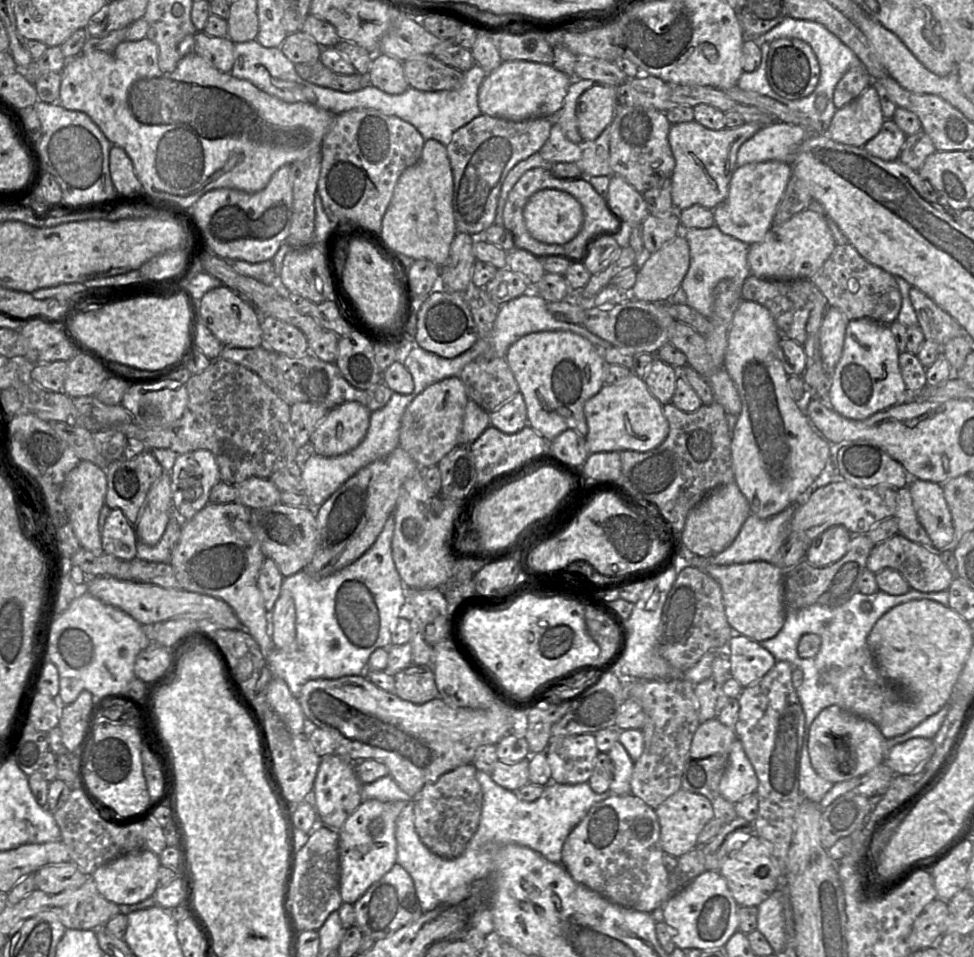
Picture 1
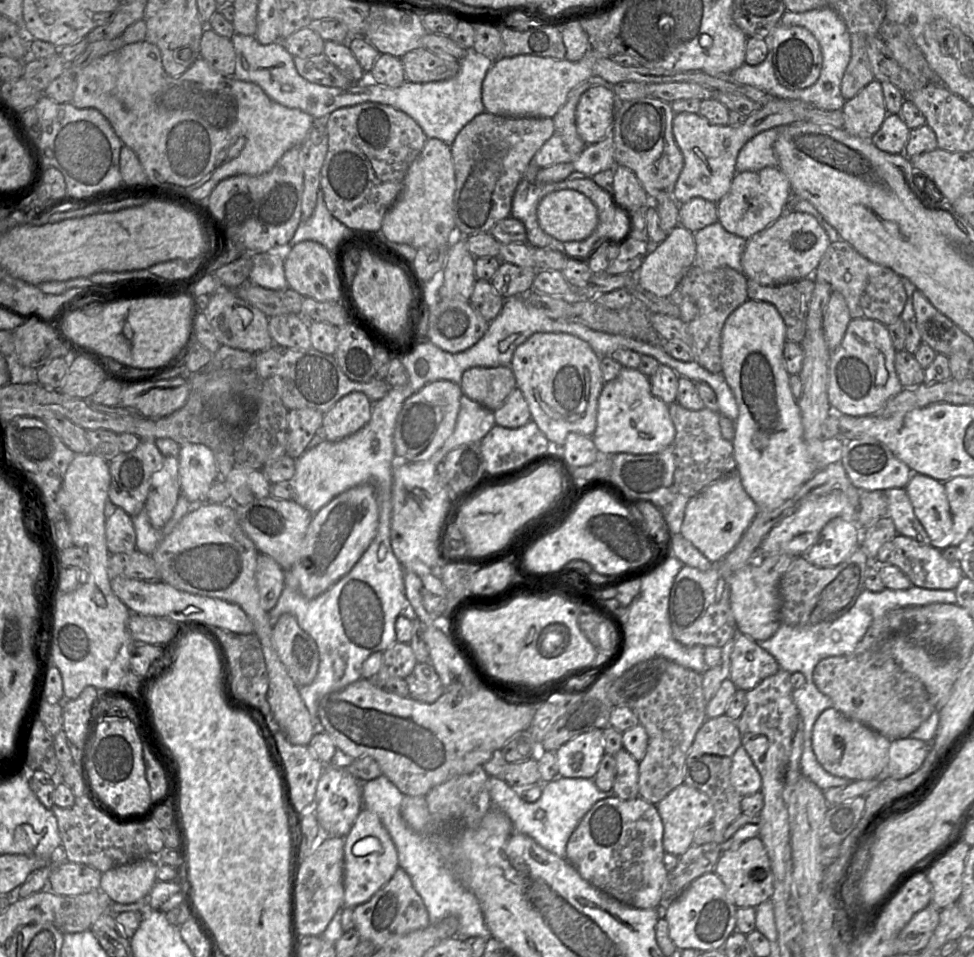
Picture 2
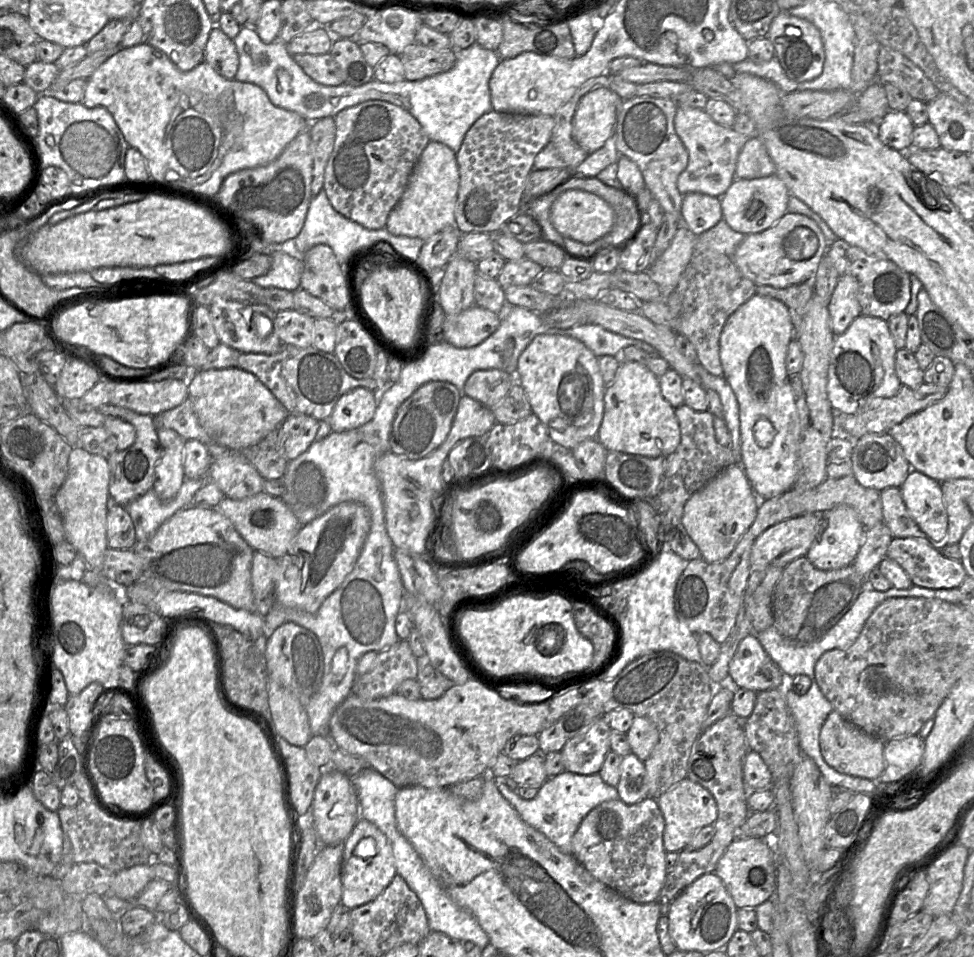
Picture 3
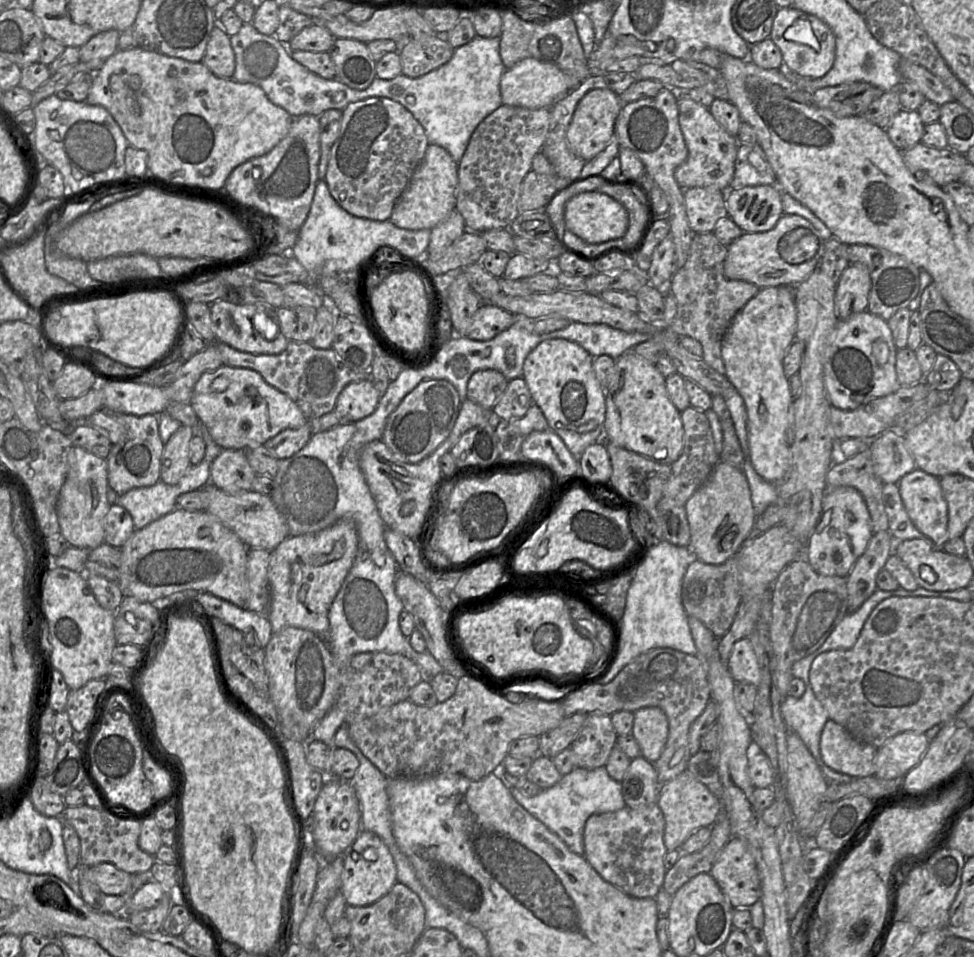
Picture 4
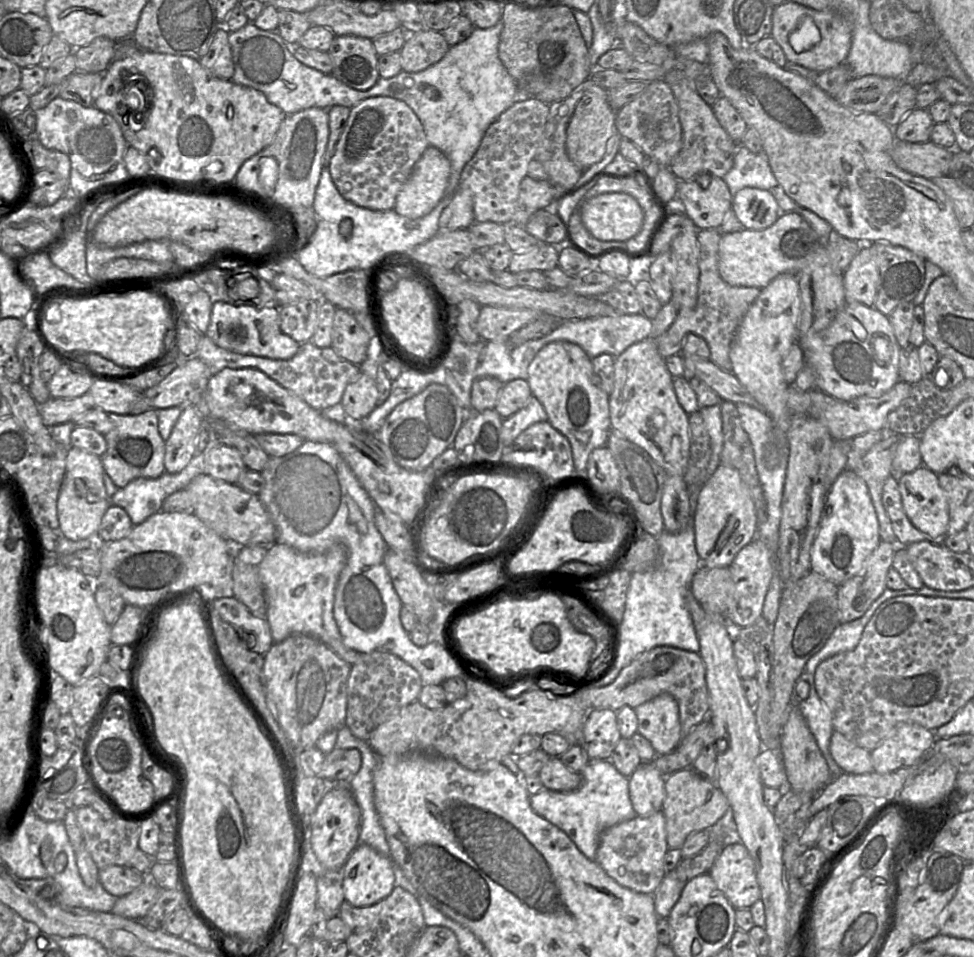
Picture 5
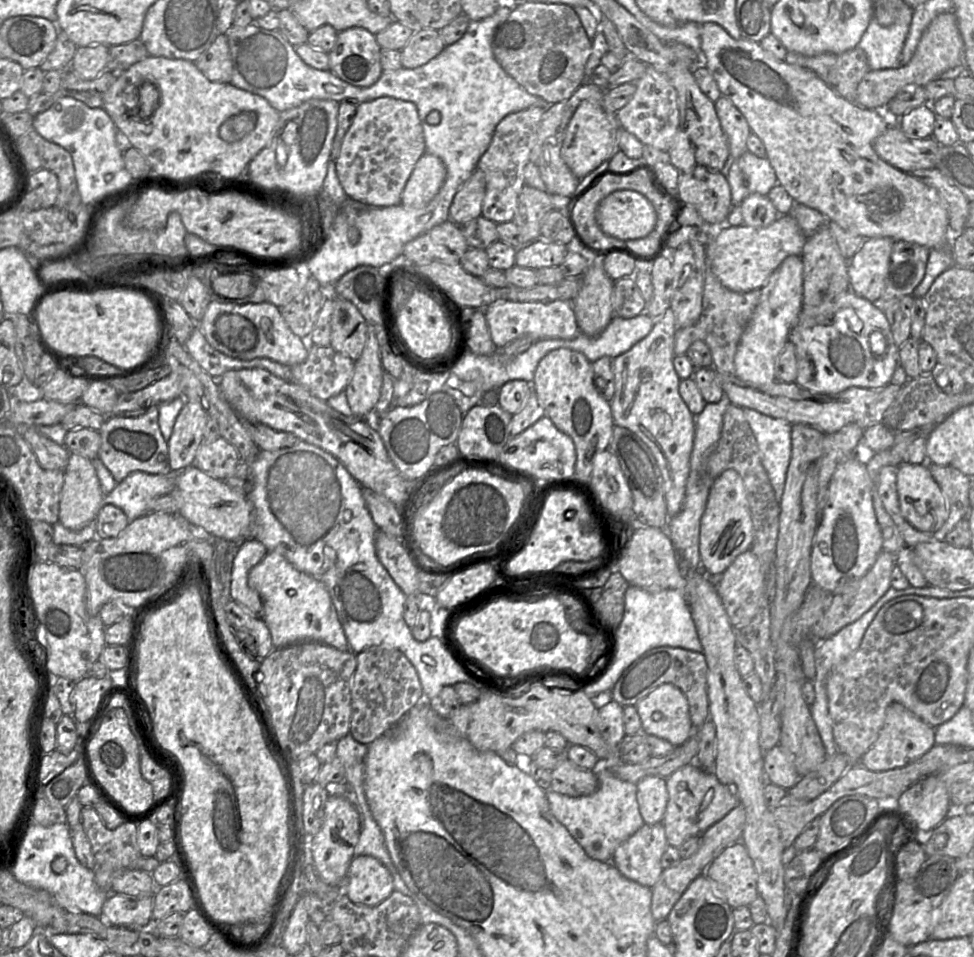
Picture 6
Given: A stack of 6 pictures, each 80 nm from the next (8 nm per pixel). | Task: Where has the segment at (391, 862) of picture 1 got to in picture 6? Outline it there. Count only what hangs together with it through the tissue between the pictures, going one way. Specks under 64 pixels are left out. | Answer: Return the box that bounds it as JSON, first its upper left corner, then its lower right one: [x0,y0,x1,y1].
[341,855,394,907]

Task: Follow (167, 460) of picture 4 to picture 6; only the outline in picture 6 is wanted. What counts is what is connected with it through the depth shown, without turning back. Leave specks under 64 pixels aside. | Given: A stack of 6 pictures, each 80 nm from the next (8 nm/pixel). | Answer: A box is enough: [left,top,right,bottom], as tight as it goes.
[167,401,208,472]

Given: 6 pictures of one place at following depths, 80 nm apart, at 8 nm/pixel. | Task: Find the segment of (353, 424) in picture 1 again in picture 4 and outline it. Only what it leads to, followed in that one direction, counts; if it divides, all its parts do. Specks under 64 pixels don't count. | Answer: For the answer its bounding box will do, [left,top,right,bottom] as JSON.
[333,380,380,423]

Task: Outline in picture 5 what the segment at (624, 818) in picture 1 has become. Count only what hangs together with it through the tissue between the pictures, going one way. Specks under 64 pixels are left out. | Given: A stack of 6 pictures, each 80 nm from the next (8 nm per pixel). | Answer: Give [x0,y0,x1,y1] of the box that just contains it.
[595,810,668,895]

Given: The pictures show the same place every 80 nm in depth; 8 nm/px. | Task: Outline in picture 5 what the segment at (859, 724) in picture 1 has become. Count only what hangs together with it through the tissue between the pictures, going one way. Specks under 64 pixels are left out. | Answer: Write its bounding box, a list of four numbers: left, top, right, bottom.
[829,730,873,774]

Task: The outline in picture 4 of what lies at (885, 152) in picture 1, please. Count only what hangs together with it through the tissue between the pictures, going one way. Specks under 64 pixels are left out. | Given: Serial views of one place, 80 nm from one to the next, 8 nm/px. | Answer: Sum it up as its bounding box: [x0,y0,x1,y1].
[886,110,925,150]

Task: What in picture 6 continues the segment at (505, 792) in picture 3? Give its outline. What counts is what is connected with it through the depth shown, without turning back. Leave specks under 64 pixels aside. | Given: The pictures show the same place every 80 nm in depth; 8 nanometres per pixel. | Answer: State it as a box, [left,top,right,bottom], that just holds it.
[546,764,644,862]

